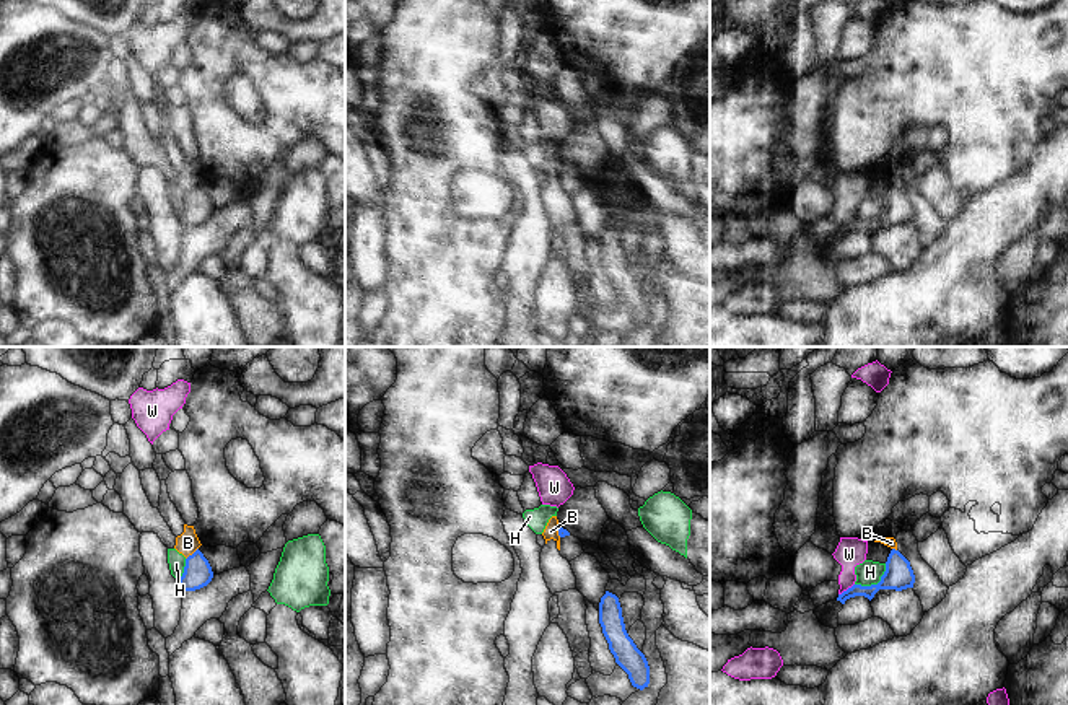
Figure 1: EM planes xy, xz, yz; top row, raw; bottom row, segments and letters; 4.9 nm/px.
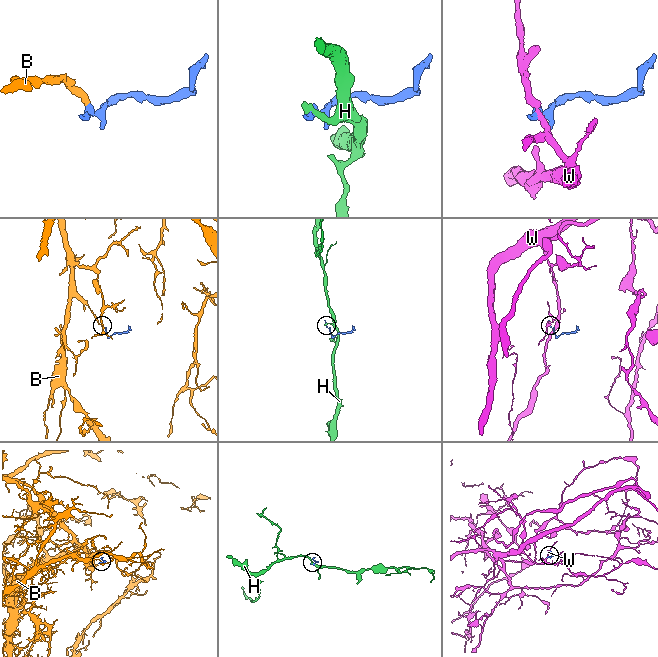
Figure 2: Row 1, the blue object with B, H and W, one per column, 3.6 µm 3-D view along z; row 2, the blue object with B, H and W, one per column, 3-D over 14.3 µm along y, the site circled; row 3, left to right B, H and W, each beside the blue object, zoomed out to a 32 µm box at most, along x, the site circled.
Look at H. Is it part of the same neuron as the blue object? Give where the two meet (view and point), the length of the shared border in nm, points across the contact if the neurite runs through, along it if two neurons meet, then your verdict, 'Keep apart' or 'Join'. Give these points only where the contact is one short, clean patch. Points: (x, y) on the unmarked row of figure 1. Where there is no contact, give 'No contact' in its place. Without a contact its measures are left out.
Touches blue at yz (875, 220). Shared border 190 nm. Boundary: yz (886, 199), (886, 205), (876, 218), (855, 220). Keep apart.

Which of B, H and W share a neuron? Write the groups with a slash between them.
B / H / W

